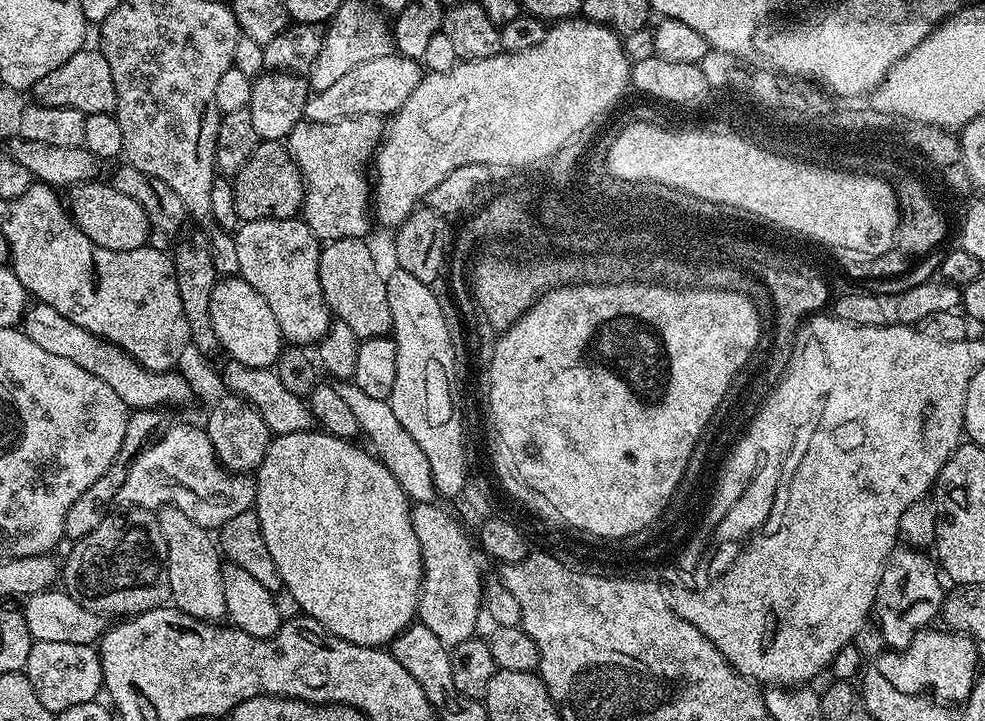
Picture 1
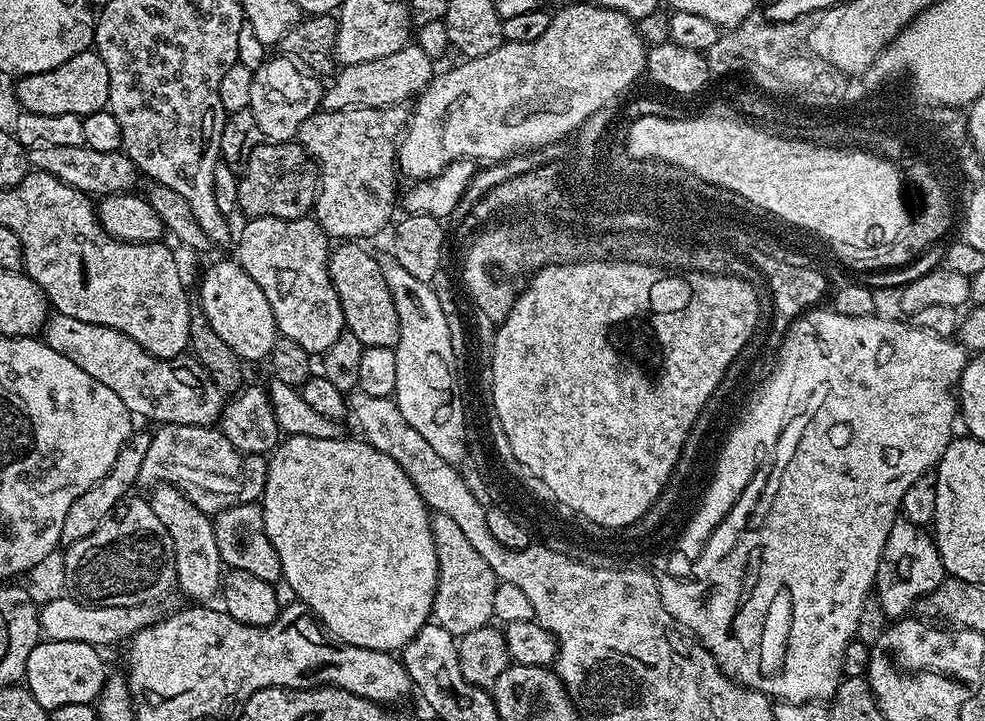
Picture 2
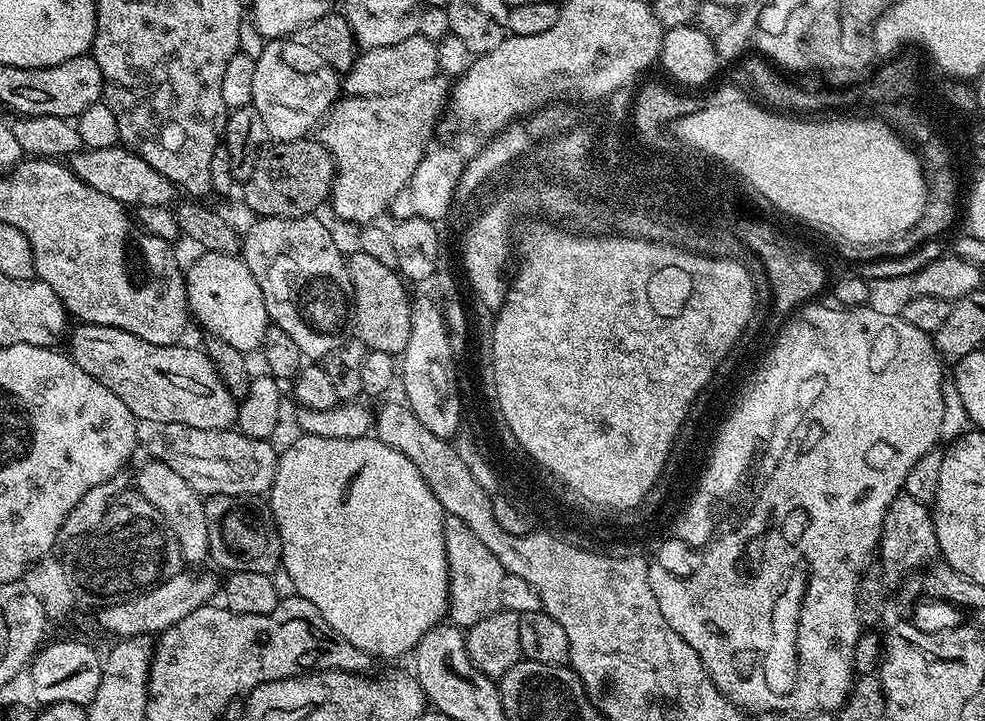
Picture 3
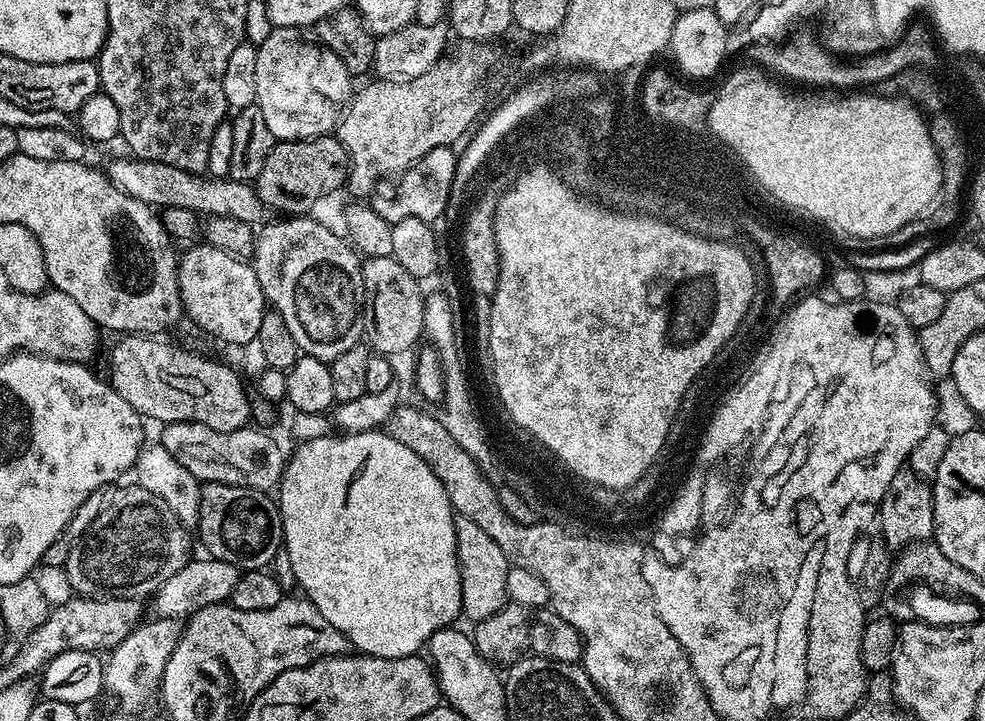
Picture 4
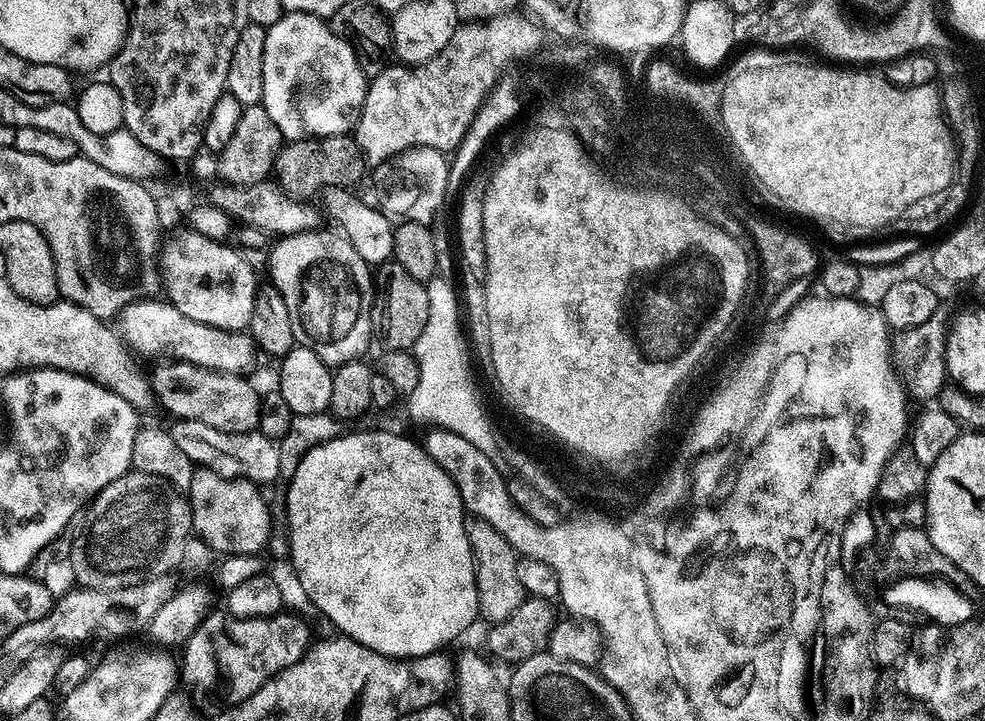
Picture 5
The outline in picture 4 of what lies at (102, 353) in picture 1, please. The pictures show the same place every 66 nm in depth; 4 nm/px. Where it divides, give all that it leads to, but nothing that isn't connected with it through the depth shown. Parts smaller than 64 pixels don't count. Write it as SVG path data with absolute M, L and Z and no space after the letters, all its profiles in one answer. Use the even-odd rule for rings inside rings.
M124 334L108 352L108 373L113 390L122 394L126 402L141 417L149 421L160 420L161 425L177 424L178 422L194 422L210 426L210 430L233 432L245 427L251 417L250 396L244 393L244 384L240 376L232 368L219 364L216 360L207 360L188 348L179 348L176 344L167 344L164 338L156 334Z

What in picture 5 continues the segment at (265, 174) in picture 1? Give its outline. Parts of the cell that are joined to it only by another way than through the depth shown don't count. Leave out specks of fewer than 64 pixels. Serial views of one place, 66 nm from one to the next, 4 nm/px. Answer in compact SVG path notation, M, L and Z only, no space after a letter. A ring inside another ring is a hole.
M326 135L285 143L276 156L273 177L285 195L306 202L329 188L353 187L364 168L366 172L366 162L351 135Z

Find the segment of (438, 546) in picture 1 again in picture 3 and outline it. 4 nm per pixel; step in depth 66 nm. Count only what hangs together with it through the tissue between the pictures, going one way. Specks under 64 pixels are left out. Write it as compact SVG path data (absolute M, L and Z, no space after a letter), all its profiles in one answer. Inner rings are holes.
M445 515L444 541L448 563L447 619L455 627L467 630L482 622L482 618L501 611L498 593L506 573L498 558L494 558L494 554L490 554L490 550L486 550L486 546L482 546L478 538L474 538L474 532L470 530L470 526L466 526L466 522L462 522L462 518Z

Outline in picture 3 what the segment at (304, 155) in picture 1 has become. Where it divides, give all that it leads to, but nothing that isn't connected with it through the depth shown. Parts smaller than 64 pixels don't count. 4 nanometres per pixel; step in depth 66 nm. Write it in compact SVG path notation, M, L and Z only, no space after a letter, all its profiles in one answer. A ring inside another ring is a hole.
M437 74L426 78L426 82L418 82L401 92L385 96L349 96L332 105L332 111L318 125L318 139L333 156L335 176L330 205L332 204L332 212L338 219L345 220L348 224L368 226L379 221L376 219L391 209L398 190L410 182L410 174L414 174L418 162L429 147L428 139L431 138L440 115L446 112L449 100L450 80L444 74Z

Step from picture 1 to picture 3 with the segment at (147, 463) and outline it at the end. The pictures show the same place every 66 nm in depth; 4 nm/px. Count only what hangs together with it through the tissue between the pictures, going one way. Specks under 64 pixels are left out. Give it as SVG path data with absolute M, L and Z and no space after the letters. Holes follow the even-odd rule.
M166 424L152 440L152 453L170 470L178 470L192 487L208 496L263 497L271 492L278 448L272 440L243 436L238 430L198 430L185 424Z

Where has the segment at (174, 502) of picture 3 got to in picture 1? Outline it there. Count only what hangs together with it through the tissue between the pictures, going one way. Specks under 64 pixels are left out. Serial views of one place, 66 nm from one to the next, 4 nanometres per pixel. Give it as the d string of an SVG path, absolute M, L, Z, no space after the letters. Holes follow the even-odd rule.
M164 508L155 513L162 538L166 538L168 594L181 612L199 620L220 622L226 616L226 594L222 594L222 553L217 541L180 508Z

